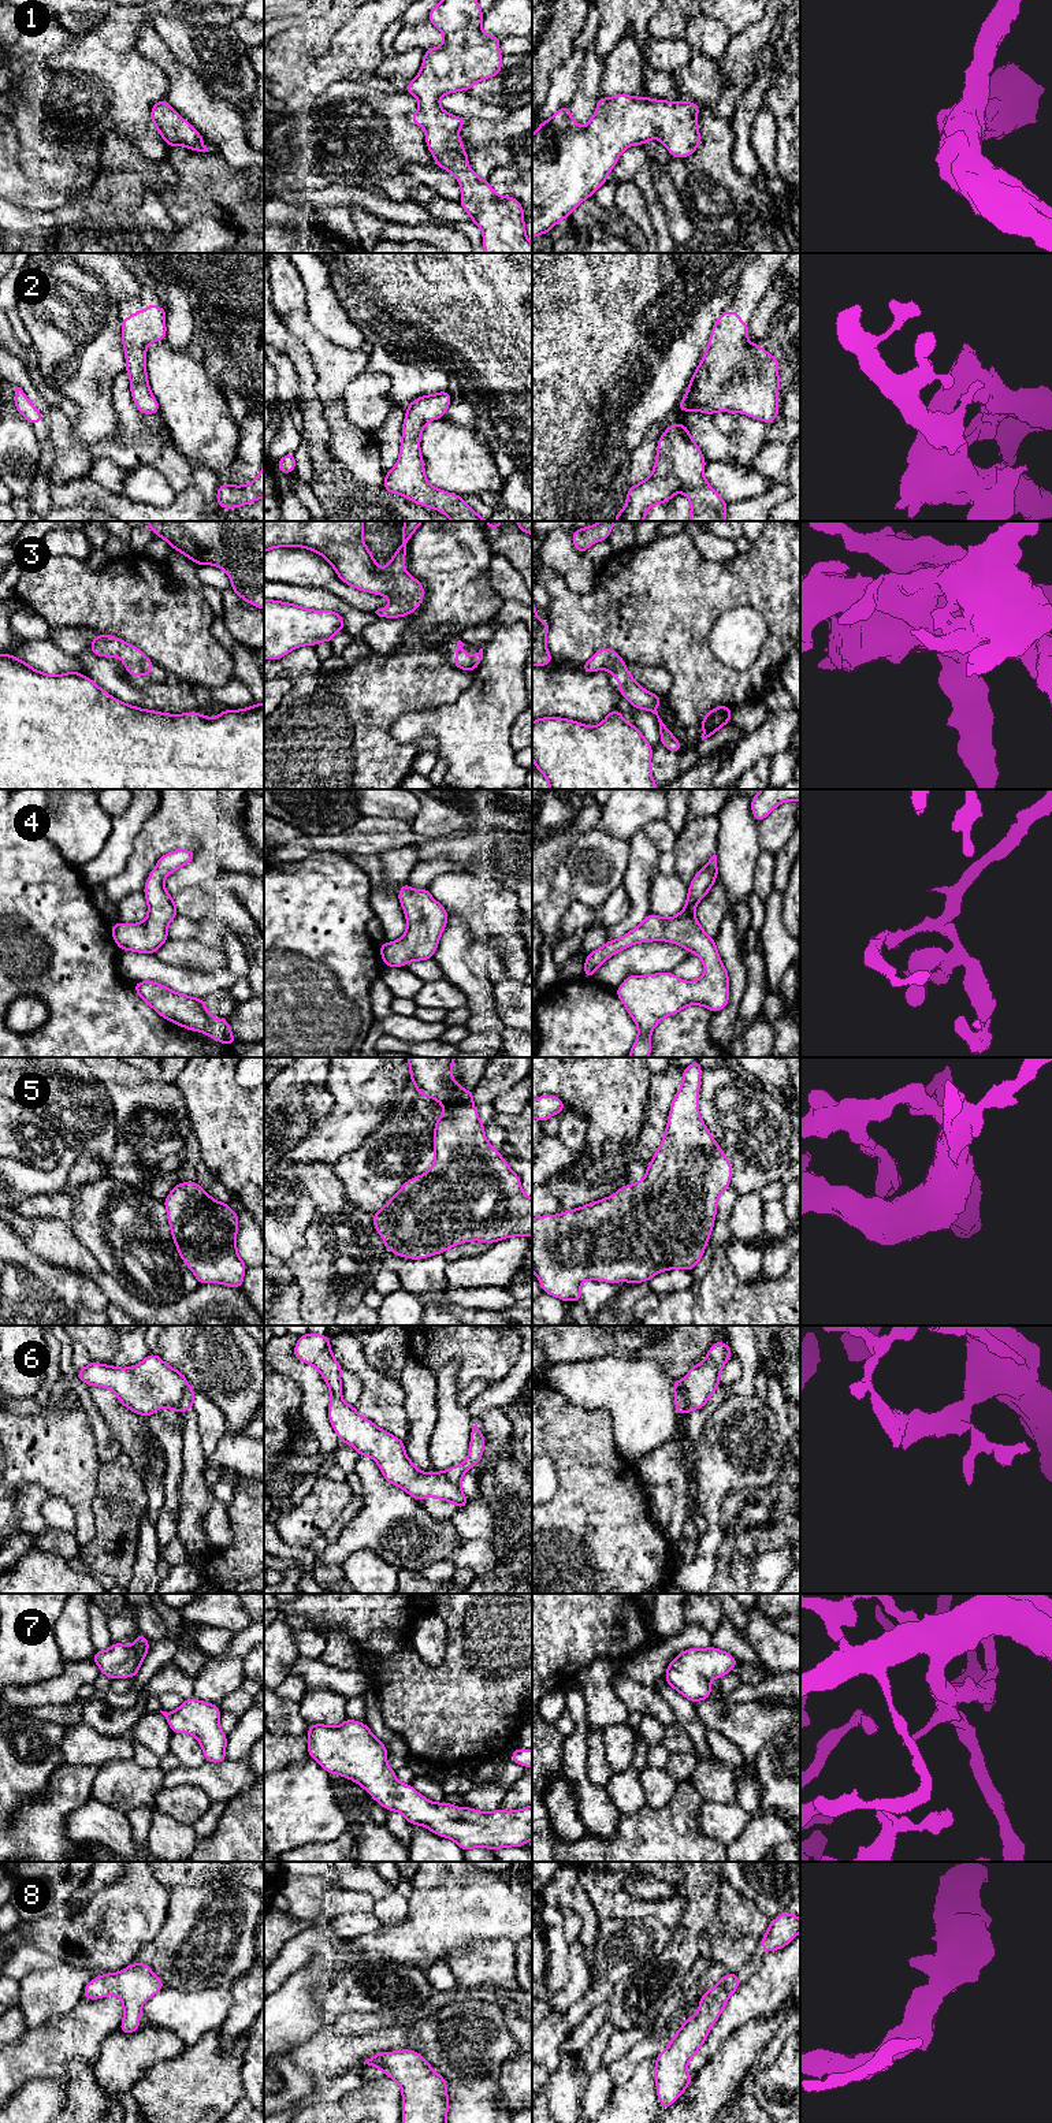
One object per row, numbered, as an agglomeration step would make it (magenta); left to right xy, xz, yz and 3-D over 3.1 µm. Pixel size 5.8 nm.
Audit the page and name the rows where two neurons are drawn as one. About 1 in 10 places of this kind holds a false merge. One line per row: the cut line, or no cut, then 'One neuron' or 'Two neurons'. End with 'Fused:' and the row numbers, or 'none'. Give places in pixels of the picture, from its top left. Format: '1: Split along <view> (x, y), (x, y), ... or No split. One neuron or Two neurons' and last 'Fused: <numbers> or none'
1: No split. One neuron
2: No split. One neuron
3: No split. One neuron
4: No split. One neuron
5: No split. One neuron
6: Split along yz (679, 1380), (692, 1409). Two neurons
7: No split. One neuron
8: No split. One neuron
Fused: 6

